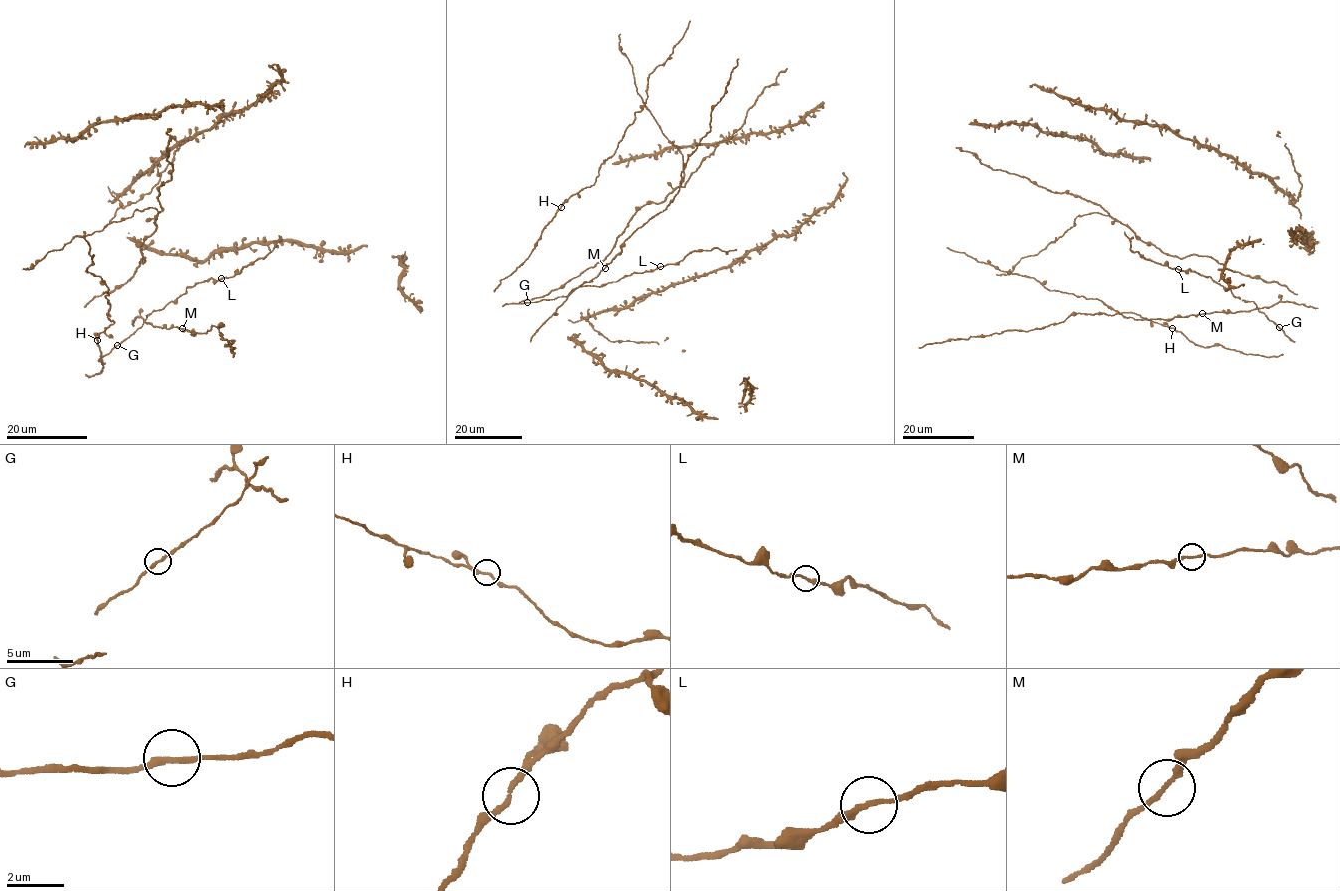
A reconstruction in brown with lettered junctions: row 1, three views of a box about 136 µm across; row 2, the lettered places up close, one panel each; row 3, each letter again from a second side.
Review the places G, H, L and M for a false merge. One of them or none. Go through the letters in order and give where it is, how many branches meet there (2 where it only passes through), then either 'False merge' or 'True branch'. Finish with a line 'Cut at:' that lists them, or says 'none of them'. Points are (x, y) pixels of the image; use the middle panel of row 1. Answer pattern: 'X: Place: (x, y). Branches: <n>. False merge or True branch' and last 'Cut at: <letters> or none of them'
G: Place: (527, 302). Branches: 2. True branch
H: Place: (561, 207). Branches: 2. True branch
L: Place: (660, 266). Branches: 2. True branch
M: Place: (605, 268). Branches: 2. True branch
Cut at: none of them

